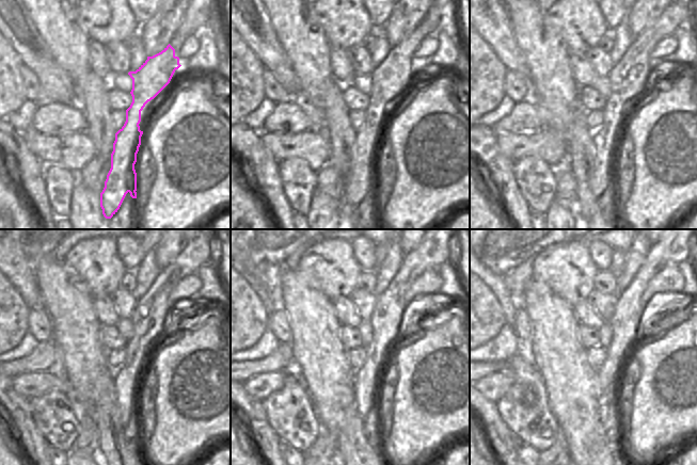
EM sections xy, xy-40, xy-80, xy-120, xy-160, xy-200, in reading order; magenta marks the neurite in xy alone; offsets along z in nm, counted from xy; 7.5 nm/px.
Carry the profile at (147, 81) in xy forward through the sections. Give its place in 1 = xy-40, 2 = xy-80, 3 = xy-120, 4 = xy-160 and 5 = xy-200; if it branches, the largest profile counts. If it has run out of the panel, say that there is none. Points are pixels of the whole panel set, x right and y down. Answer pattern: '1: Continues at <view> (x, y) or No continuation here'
1: Continues at xy-40 (395, 75)
2: Continues at xy-80 (629, 78)
3: Continues at xy-120 (151, 317)
4: Continues at xy-160 (390, 315)
5: Continues at xy-200 (626, 322)

